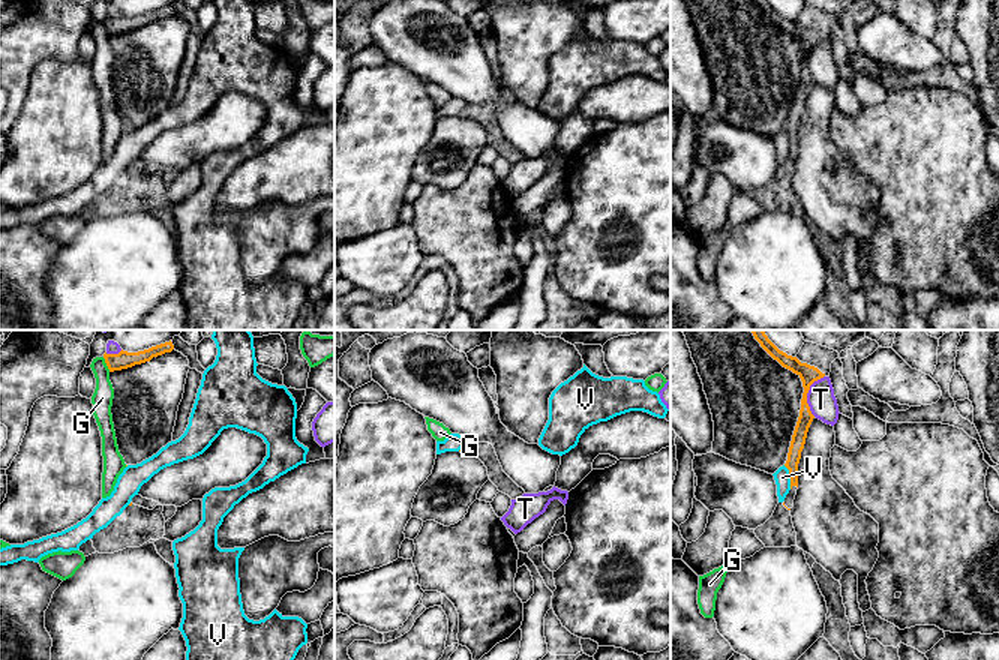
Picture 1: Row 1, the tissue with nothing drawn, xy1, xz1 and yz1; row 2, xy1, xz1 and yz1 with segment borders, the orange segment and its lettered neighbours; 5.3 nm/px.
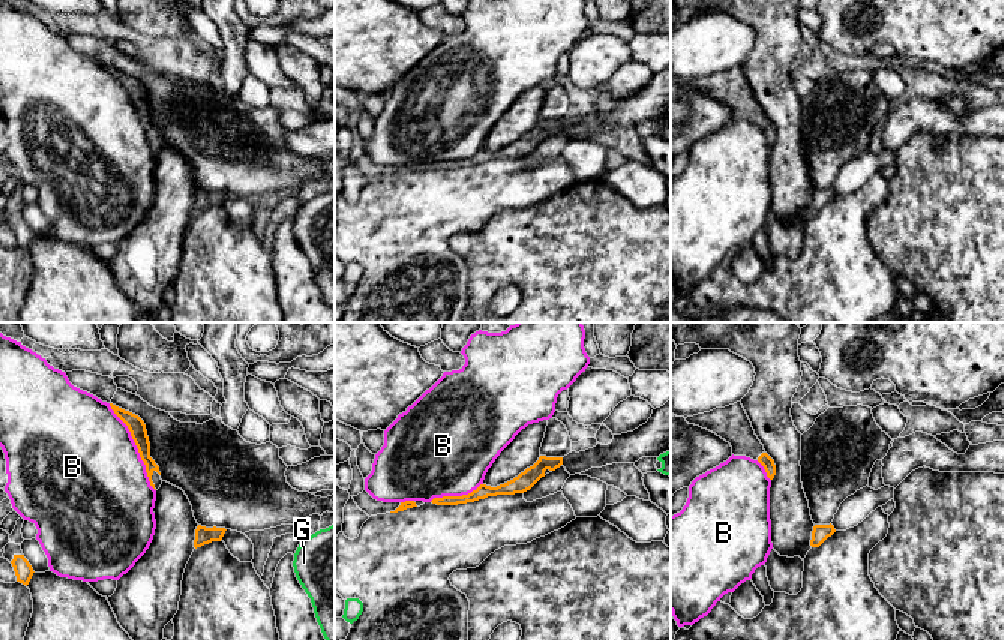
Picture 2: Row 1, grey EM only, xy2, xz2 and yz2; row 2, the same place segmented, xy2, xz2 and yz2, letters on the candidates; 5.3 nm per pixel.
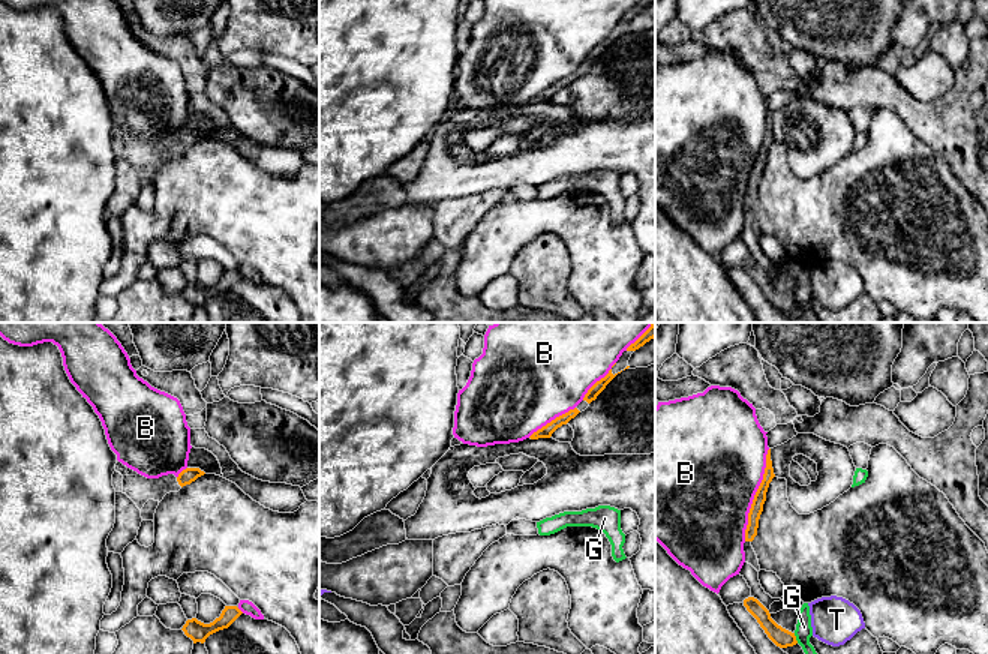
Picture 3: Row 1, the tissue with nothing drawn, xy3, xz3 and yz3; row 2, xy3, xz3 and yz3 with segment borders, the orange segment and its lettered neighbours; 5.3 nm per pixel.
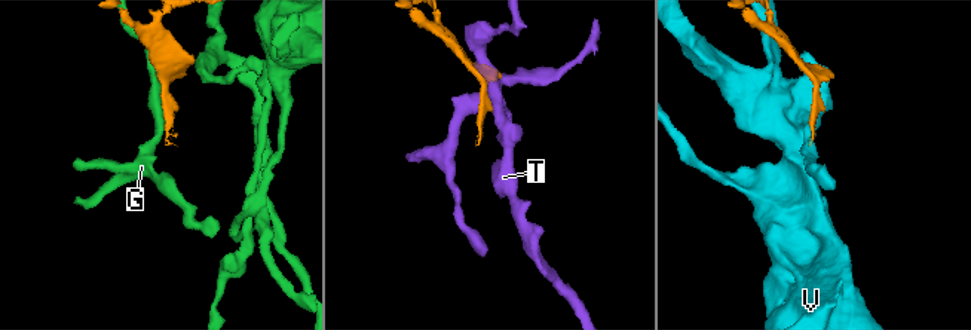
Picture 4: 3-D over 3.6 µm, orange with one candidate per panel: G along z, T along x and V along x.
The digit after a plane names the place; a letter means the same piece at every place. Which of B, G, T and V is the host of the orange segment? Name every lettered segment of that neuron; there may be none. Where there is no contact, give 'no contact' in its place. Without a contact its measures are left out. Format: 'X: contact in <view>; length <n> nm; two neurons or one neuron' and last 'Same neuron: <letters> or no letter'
B: contact in yz3; length 500 nm; one neuron
G: contact in xy1; length 90 nm; two neurons
T: contact in yz1; length 240 nm; two neurons
V: contact in yz1; length 130 nm; two neurons
Same neuron: B

